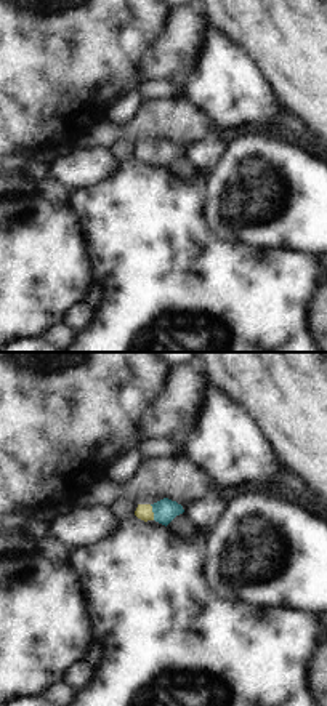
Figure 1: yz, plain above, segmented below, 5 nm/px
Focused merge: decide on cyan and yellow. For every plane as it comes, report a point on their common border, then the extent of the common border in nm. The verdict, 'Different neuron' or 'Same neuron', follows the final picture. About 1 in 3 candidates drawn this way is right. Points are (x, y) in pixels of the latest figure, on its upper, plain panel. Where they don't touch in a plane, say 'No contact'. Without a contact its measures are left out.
Touches cyan at (153, 152). Shared border 80 nm.

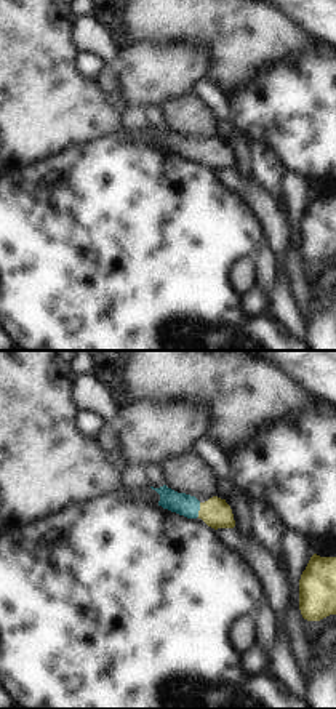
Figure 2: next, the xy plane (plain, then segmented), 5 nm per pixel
Touches cyan at (199, 151). Shared border 70 nm.

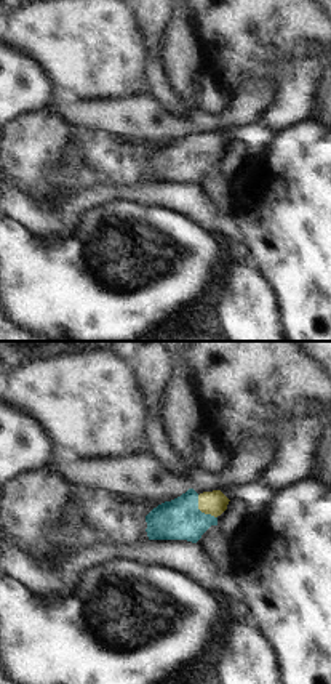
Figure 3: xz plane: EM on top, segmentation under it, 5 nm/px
Touches cyan at (200, 152). Shared border 160 nm.

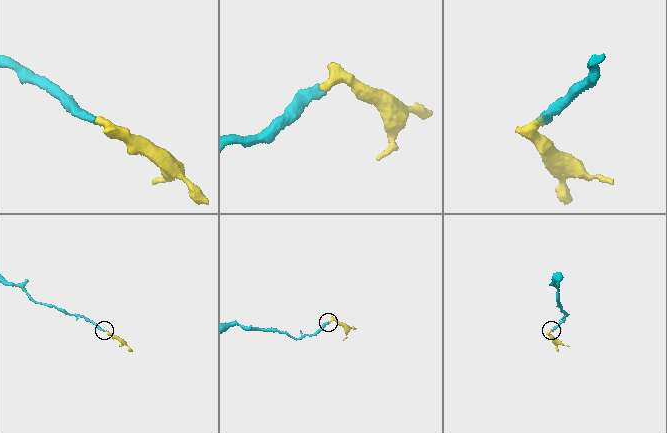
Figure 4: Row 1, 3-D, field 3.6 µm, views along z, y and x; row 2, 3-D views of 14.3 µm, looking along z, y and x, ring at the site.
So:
Same neuron.

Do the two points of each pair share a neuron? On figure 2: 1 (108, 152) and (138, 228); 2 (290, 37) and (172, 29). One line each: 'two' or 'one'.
1: one
2: one

